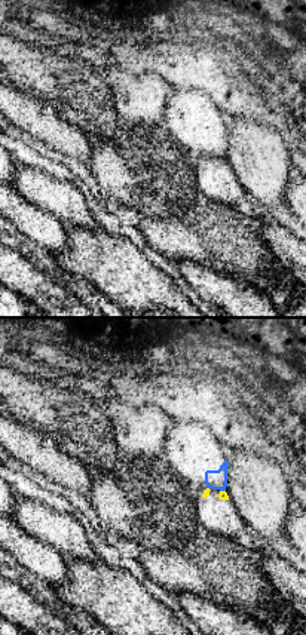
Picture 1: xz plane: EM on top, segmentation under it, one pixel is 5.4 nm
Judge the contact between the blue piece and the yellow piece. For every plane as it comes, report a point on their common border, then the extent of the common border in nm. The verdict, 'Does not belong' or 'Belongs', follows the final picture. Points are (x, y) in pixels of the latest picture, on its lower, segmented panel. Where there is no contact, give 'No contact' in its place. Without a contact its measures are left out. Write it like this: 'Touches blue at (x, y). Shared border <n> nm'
Touches blue at (223, 490). Shared border 30 nm

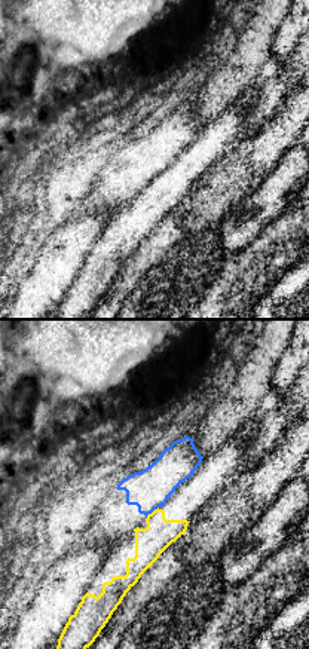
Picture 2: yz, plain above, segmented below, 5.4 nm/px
Touches blue at (150, 513). Shared border 100 nm

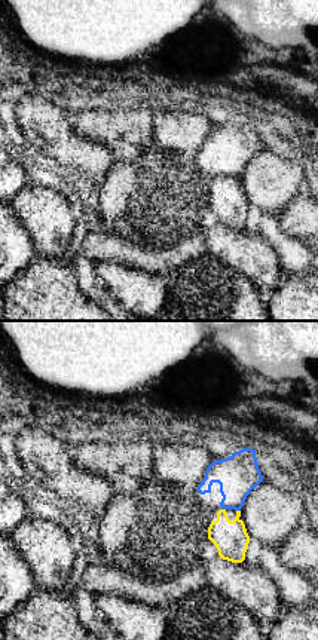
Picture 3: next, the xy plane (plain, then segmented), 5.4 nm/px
Touches blue at (223, 508). Shared border 30 nm

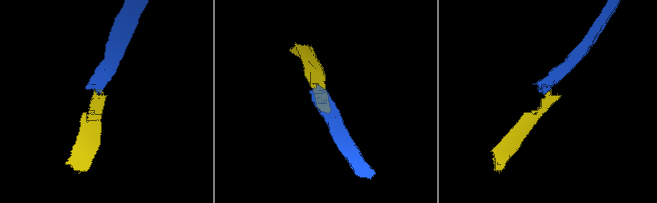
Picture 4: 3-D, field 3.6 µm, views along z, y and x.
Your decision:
Does not belong

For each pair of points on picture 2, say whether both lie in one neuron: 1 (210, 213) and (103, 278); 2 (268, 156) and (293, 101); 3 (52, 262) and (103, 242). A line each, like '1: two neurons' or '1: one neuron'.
1: two neurons
2: one neuron
3: two neurons

